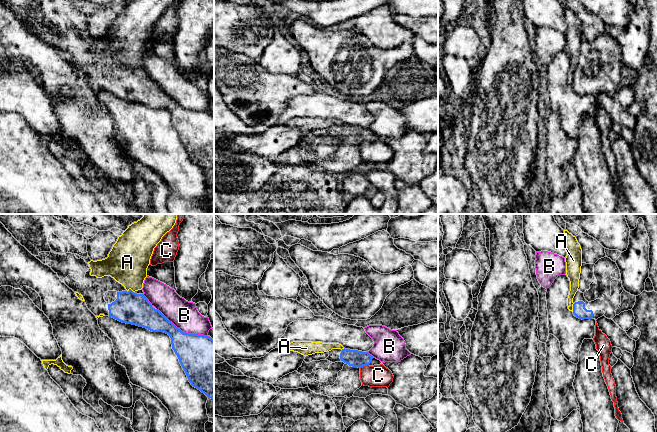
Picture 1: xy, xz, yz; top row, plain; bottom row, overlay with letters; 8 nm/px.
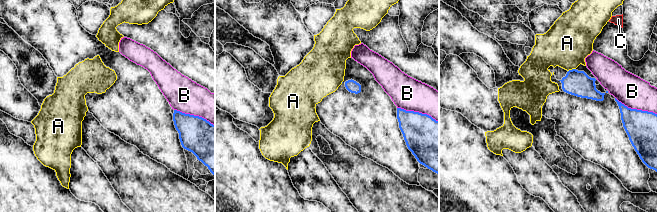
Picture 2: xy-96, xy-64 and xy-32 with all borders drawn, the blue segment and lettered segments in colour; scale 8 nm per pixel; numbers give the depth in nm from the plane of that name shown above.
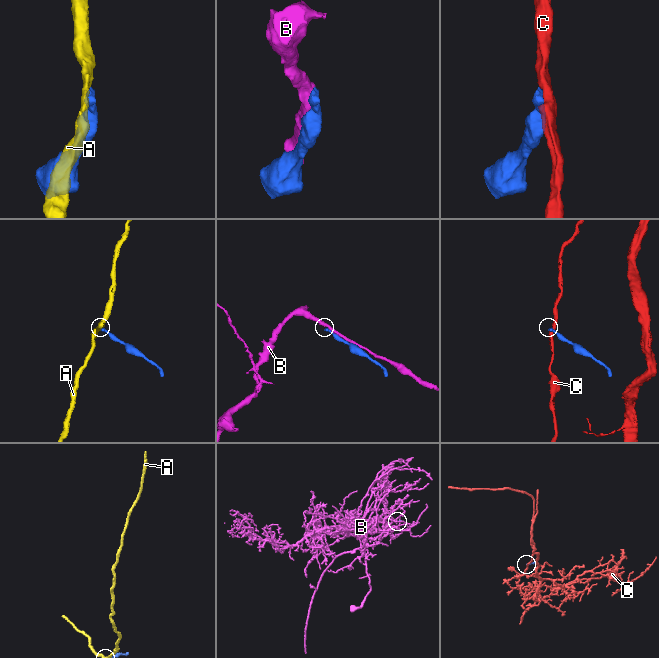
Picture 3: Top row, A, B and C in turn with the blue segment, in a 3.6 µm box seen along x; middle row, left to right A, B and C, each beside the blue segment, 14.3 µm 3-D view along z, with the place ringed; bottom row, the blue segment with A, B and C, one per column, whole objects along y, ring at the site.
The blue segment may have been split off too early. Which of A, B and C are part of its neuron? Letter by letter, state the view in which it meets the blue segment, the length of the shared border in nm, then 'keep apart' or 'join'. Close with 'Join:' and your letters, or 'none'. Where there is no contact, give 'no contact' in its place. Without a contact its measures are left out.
A: yz | 70 nm | keep apart
B: xy | 500 nm | keep apart
C: xz | 80 nm | keep apart
Join: none

